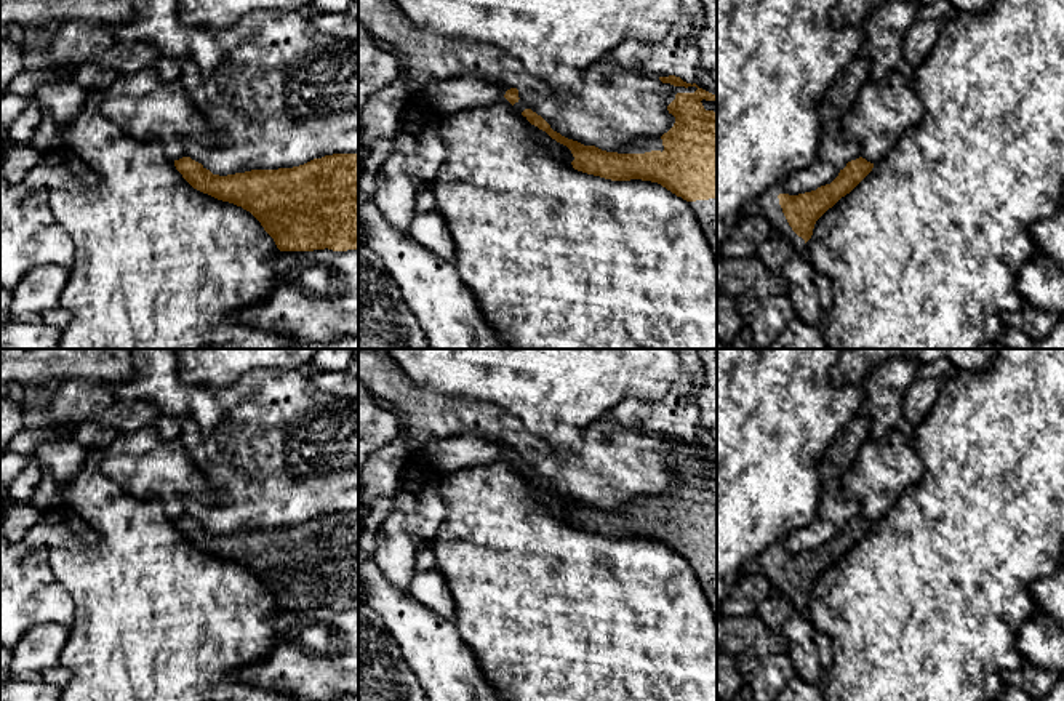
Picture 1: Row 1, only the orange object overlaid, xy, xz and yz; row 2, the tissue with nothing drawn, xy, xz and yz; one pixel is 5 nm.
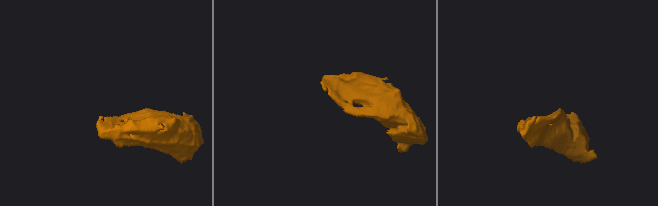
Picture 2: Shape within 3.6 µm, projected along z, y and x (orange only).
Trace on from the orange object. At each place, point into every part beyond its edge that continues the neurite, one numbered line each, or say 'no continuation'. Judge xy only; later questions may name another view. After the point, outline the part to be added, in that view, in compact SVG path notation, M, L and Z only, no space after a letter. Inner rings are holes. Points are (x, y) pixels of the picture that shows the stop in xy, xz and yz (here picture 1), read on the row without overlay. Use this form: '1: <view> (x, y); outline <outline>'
no continuation

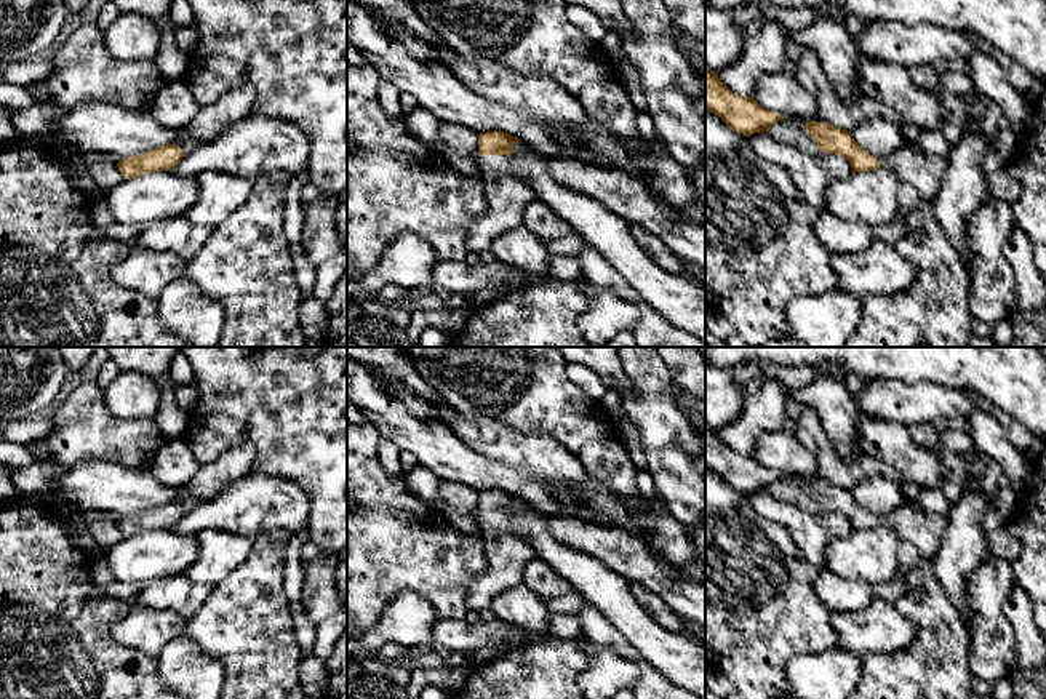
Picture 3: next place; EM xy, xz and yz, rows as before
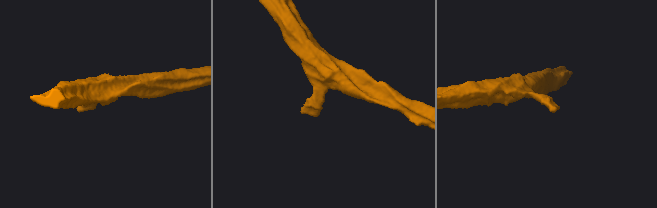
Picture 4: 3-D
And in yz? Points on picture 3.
1: yz (923, 530); outline M904 502L880 520L881 526L894 529L902 541L910 542L921 557L932 560L940 547L947 515L920 510Z

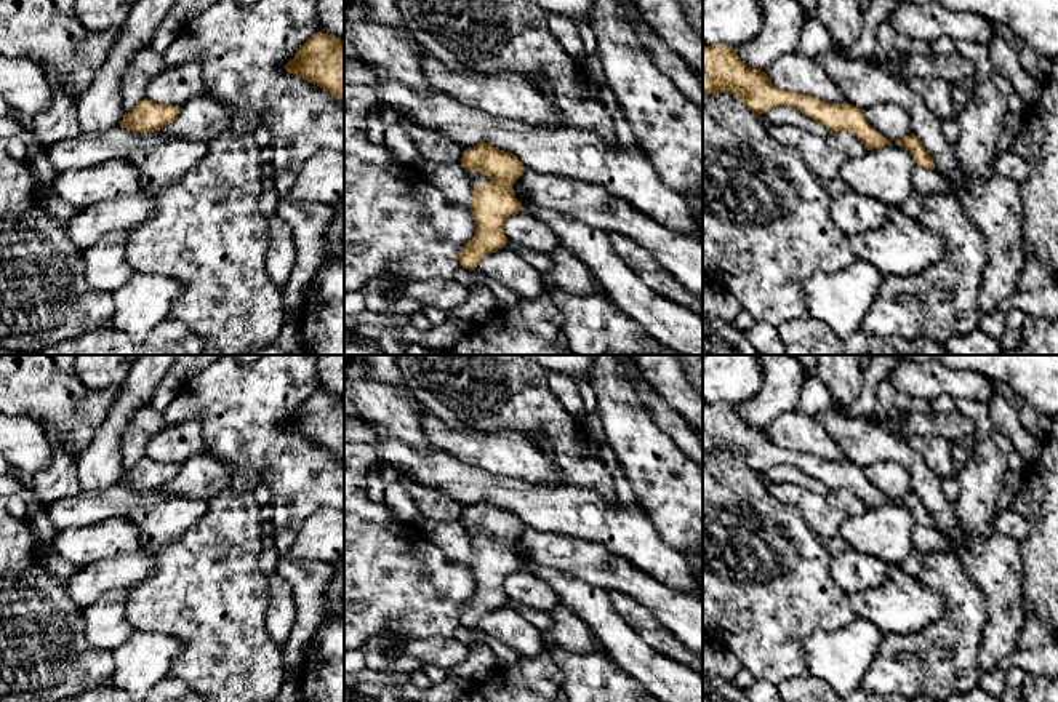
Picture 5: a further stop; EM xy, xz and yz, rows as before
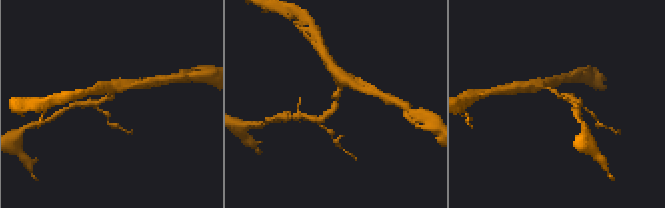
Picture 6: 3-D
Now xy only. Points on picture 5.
no continuation

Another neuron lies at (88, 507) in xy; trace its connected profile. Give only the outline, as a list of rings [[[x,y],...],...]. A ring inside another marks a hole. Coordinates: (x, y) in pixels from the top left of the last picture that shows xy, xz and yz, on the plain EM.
[[[117,483],[101,491],[80,491],[46,505],[46,518],[62,531],[66,528],[98,525],[112,518],[128,518],[139,505],[155,504],[170,493],[133,491]]]

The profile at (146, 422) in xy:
[[[147,405],[138,409],[120,441],[123,473],[131,470],[146,456],[147,443],[165,425],[163,414],[152,406]]]

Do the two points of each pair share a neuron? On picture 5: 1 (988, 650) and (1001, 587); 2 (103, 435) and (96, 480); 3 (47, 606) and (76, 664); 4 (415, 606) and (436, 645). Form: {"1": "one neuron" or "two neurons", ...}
{"1": "one neuron", "2": "one neuron", "3": "one neuron", "4": "two neurons"}

